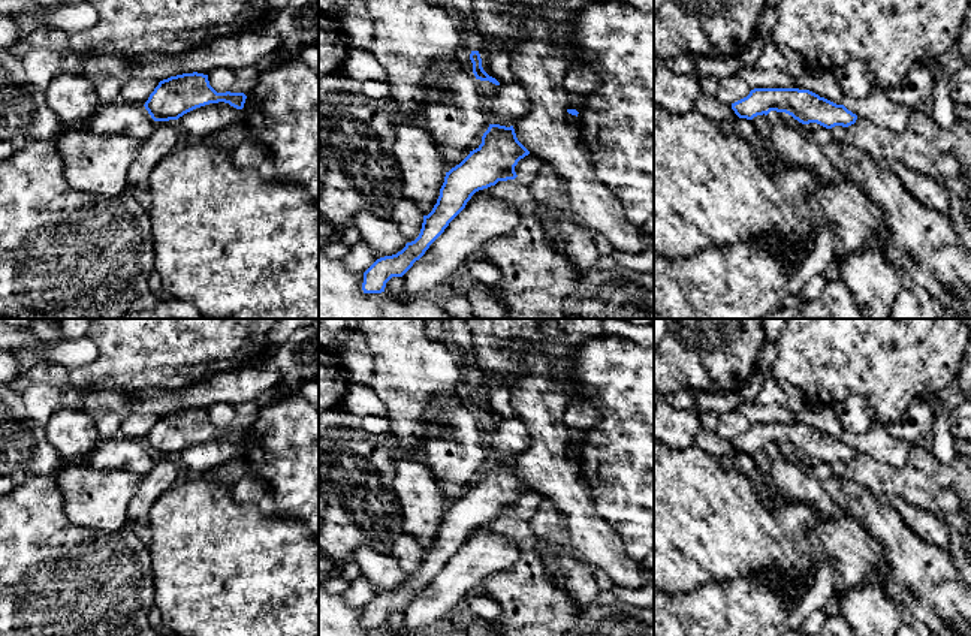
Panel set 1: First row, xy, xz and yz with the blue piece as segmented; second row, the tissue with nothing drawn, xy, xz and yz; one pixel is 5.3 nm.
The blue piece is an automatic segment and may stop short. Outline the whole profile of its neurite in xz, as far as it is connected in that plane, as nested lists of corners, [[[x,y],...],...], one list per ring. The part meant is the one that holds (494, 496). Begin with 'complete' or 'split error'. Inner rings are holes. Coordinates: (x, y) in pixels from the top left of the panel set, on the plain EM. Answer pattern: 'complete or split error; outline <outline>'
complete; outline [[[489,459],[482,479],[449,507],[432,546],[423,551],[419,572],[392,591],[377,594],[365,608],[364,629],[382,629],[392,612],[402,612],[449,558],[465,543],[471,531],[498,516],[515,515],[515,501],[530,486],[518,476],[513,461]]]

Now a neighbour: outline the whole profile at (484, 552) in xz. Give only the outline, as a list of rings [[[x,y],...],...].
[[[486,528],[471,533],[425,590],[402,611],[404,632],[435,630],[452,620],[461,600],[480,582],[512,567],[519,551],[506,536]]]

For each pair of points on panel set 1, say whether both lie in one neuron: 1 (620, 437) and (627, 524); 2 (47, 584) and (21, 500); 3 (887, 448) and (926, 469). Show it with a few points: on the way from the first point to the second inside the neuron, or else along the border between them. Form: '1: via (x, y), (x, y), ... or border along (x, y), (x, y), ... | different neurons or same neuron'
1: via (627, 458), (627, 503) | same neuron
2: via (26, 563), (24, 521) | same neuron
3: border along (914, 445), (899, 467), (871, 458) | different neurons

